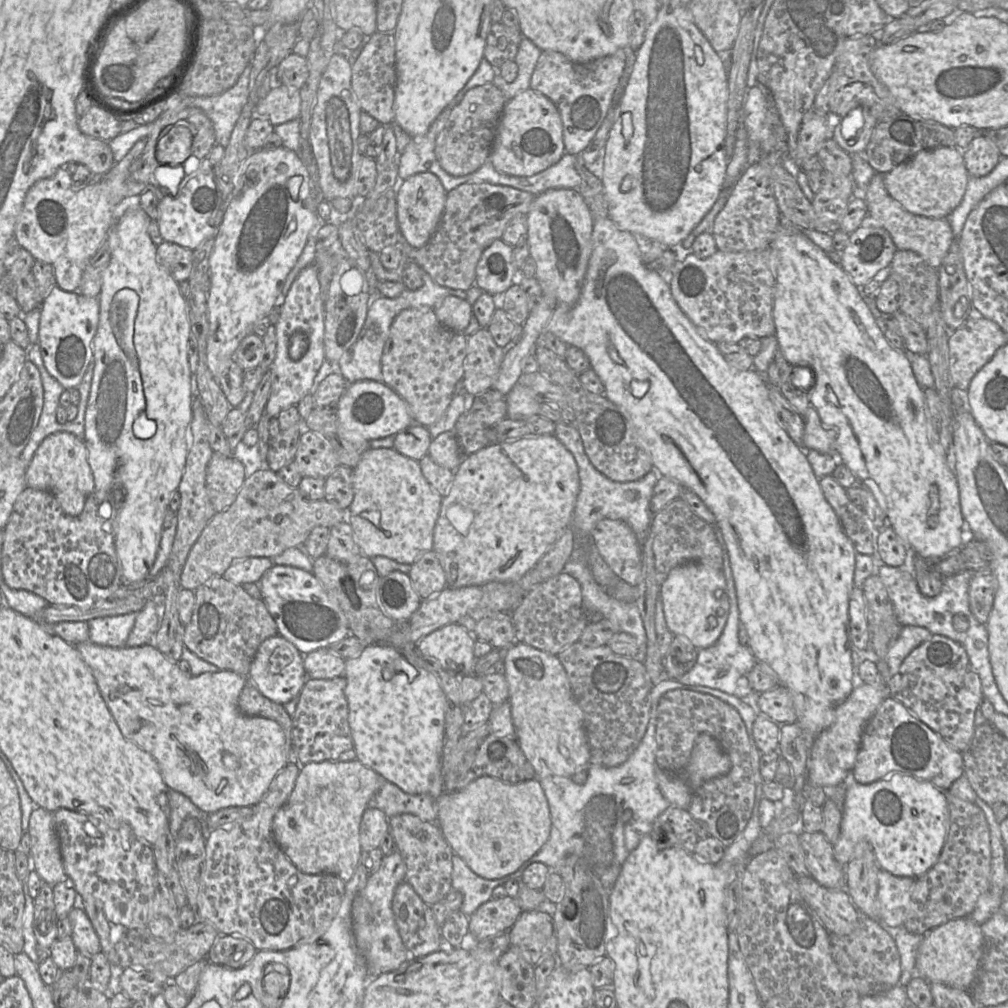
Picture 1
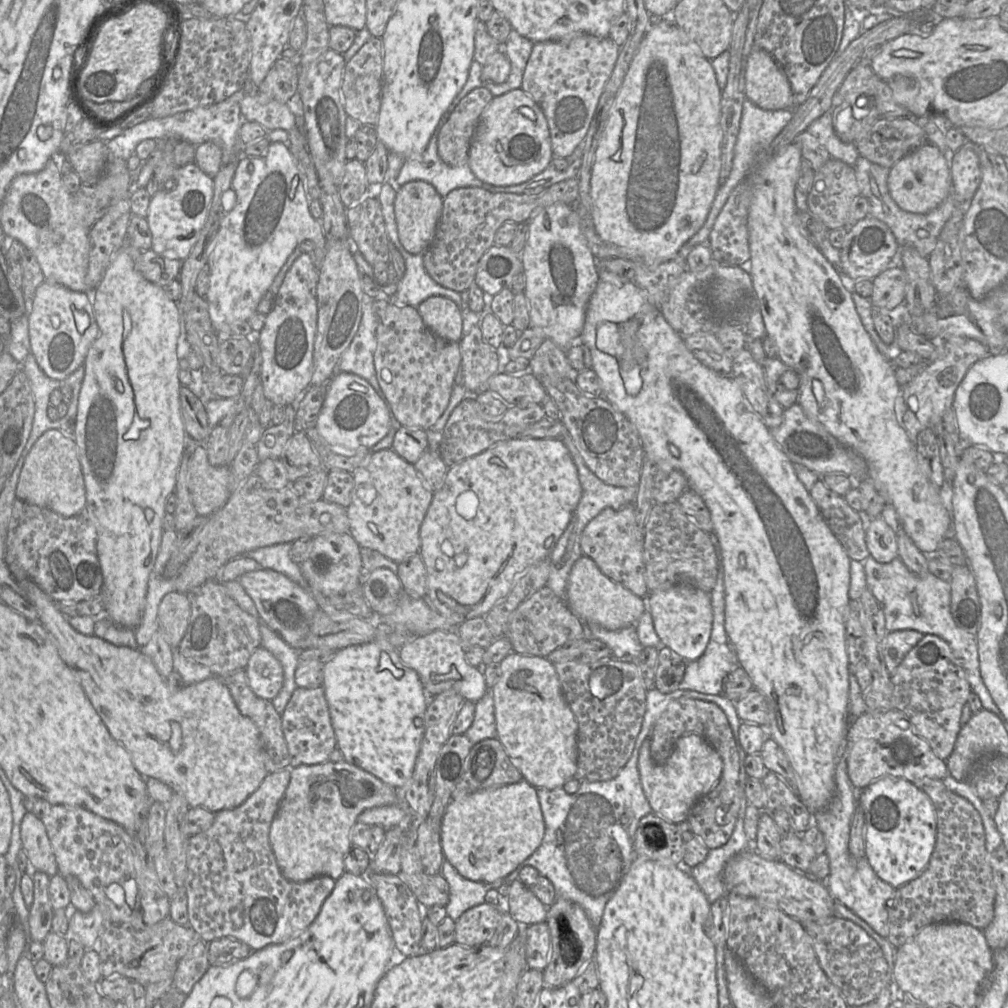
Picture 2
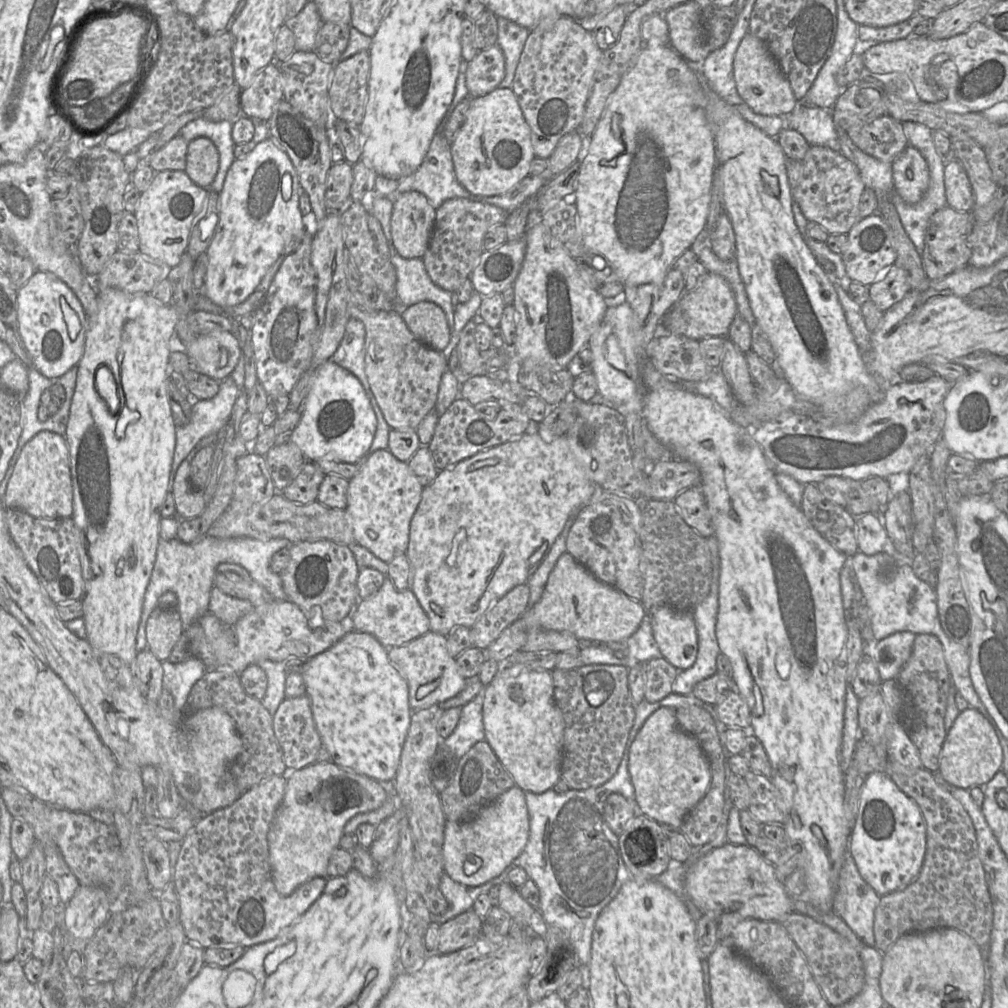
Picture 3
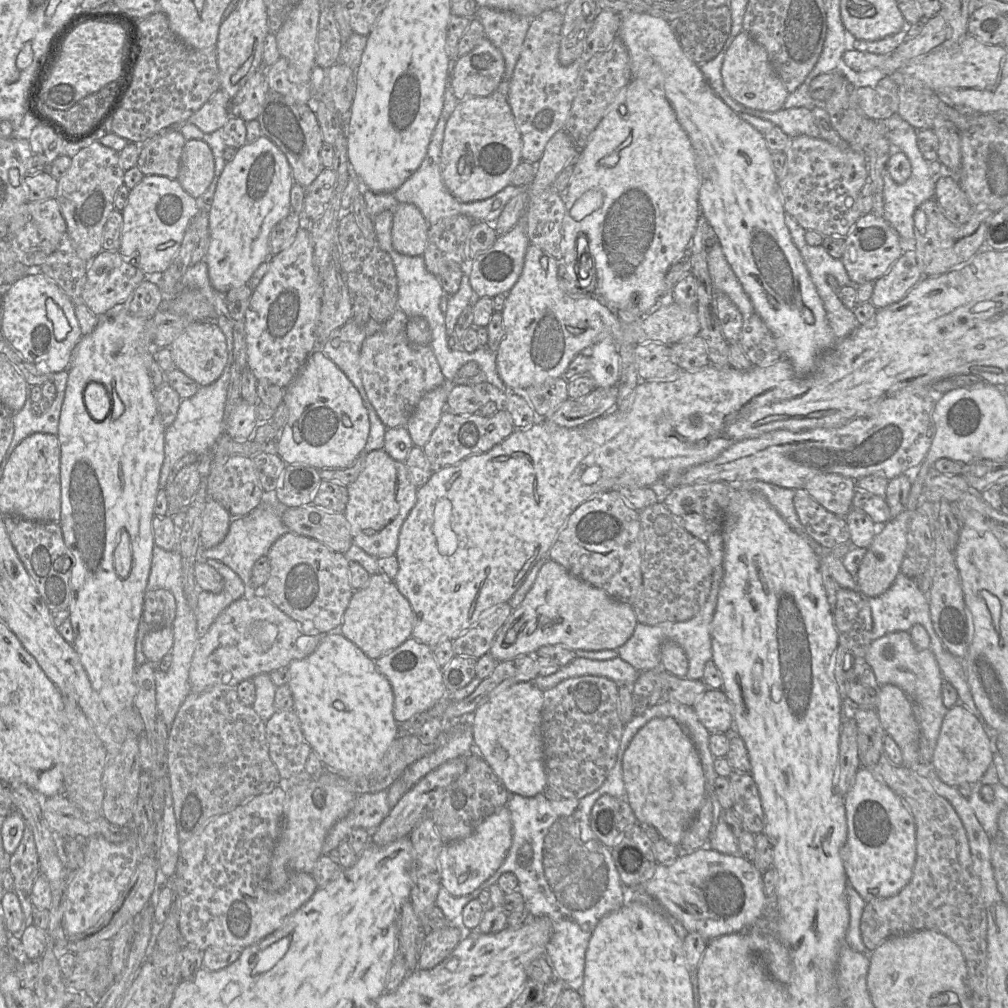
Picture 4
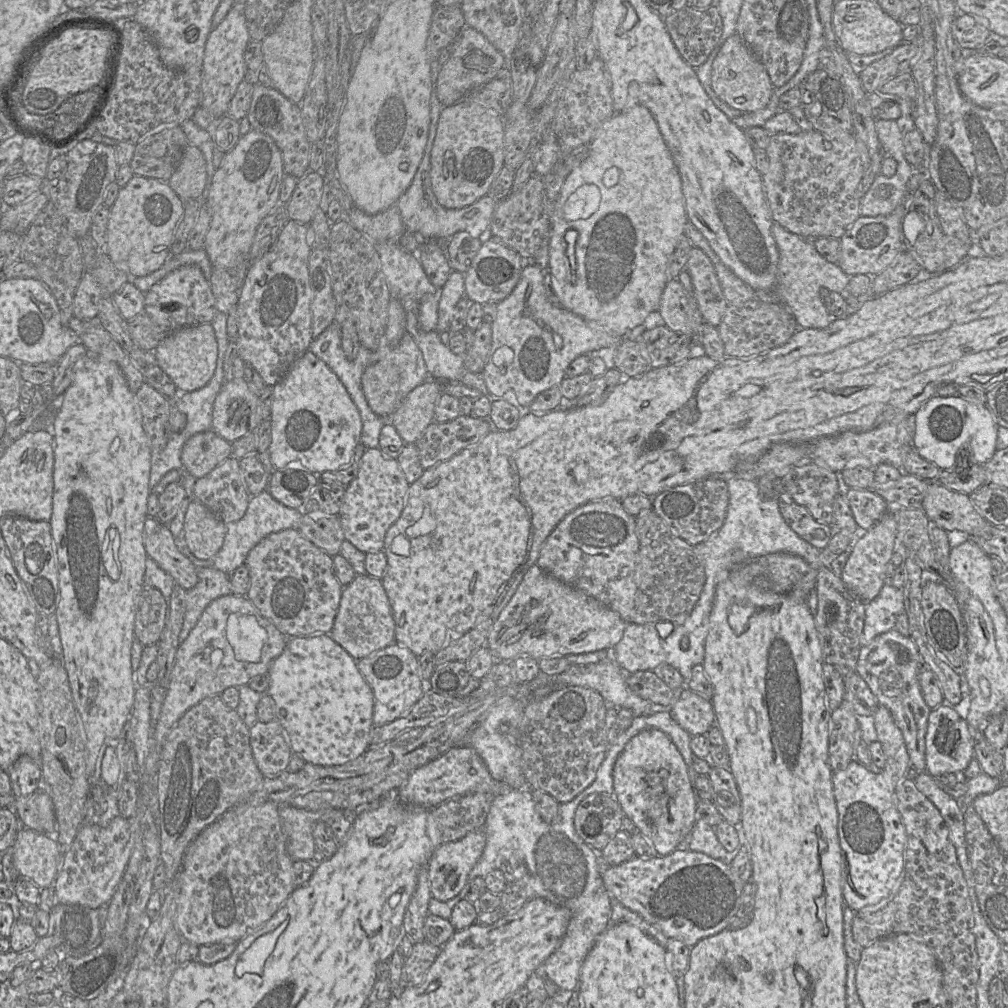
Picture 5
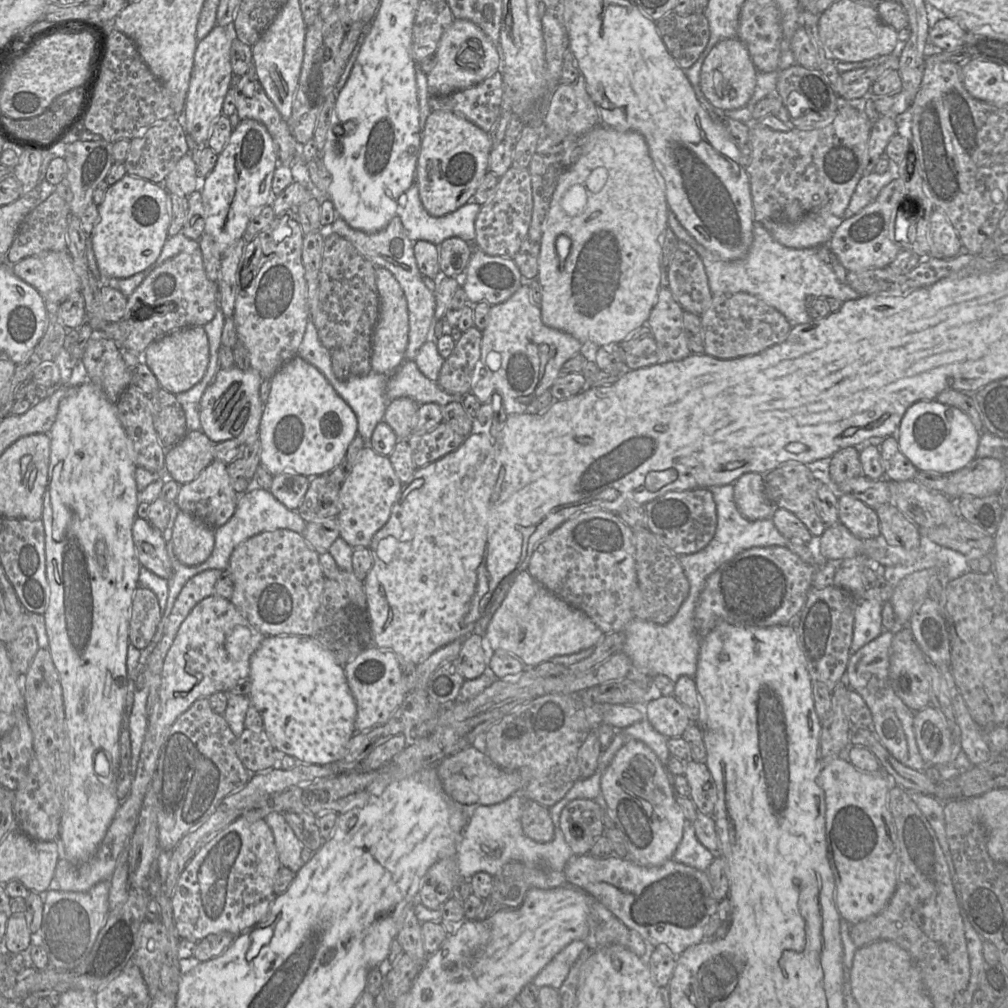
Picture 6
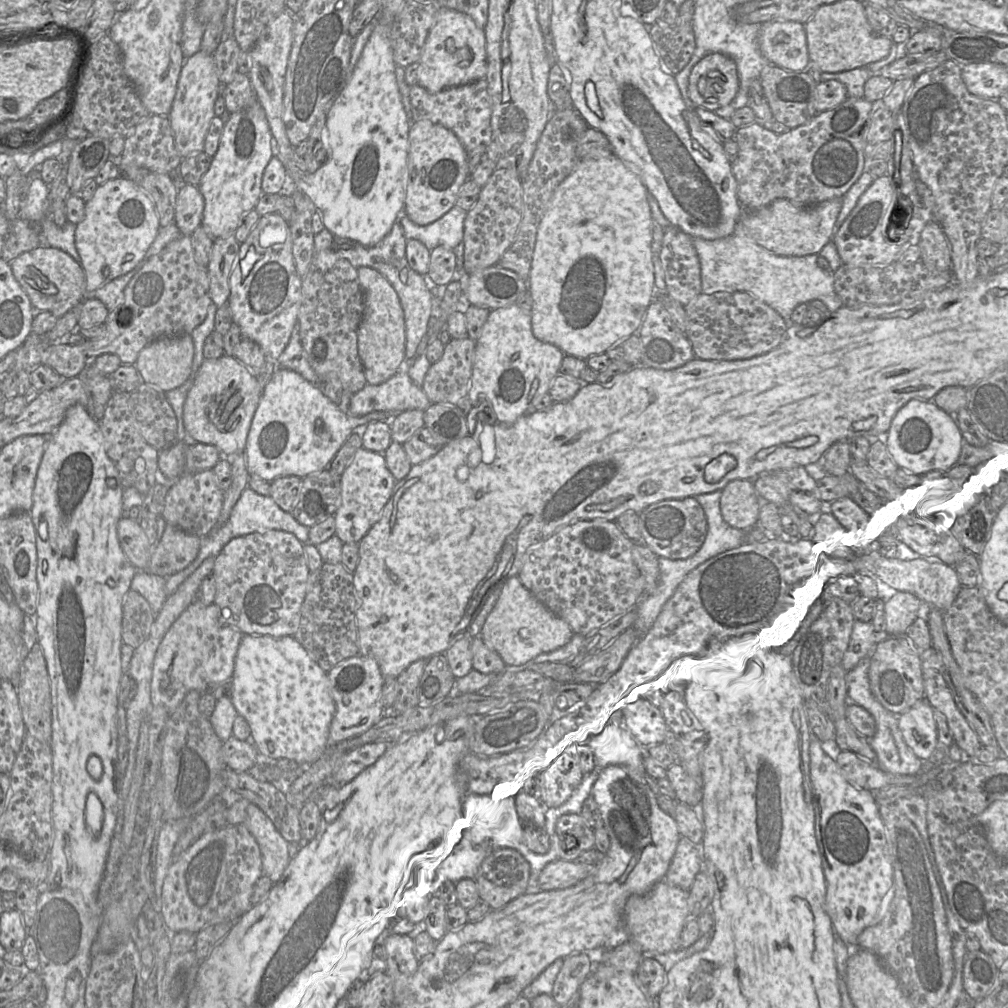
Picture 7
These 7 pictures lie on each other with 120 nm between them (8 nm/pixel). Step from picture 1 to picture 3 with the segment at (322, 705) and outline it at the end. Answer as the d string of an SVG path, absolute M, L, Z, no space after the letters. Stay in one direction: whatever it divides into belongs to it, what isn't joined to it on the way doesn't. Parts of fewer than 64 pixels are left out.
M307 695L297 698L285 698L282 701L273 715L273 730L288 769L299 770L316 762L318 752L323 744L316 728L310 699Z

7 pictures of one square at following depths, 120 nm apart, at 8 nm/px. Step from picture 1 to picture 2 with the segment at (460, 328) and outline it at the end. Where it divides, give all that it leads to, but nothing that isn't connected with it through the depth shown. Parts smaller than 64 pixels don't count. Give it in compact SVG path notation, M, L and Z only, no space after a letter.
M432 296L417 306L424 324L439 338L448 342L462 339L462 314L450 299Z

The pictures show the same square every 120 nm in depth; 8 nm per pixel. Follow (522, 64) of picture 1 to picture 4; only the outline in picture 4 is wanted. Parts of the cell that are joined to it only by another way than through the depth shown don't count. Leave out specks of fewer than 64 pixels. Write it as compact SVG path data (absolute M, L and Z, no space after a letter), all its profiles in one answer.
M479 7L475 17L483 25L486 38L502 53L504 78L510 80L529 29L530 18L513 11Z

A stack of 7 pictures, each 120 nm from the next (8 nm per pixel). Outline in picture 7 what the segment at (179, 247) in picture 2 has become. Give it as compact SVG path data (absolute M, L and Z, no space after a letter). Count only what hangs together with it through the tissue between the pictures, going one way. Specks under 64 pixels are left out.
M124 175L98 185L93 197L85 202L83 220L75 226L75 245L85 273L86 293L130 272L143 259L155 240L160 224L151 198Z

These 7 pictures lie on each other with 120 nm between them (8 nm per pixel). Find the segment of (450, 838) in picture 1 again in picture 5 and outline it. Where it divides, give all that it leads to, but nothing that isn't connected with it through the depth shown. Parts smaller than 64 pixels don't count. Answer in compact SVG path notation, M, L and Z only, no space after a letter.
M484 830L442 844L428 862L428 876L433 898L449 901L457 896L469 880L469 873L480 859L486 844Z

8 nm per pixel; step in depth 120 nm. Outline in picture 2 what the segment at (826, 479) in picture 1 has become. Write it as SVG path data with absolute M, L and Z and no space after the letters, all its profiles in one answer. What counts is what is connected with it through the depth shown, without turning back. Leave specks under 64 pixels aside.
M822 479L813 485L809 494L849 558L857 561L867 558L870 553L865 540L866 519L872 518L864 511L853 510L845 498L827 488Z

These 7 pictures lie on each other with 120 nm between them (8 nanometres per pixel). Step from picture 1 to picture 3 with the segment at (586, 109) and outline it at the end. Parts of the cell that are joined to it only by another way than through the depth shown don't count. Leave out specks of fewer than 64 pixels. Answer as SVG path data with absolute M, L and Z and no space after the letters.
M571 17L545 21L530 30L511 89L530 128L536 158L548 159L560 138L580 126L602 54L592 32Z

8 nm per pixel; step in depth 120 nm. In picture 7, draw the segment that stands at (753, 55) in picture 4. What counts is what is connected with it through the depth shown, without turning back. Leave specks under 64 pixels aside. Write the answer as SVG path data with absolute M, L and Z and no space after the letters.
M709 53L692 68L688 96L698 106L715 111L729 104L739 89L735 62L722 53Z

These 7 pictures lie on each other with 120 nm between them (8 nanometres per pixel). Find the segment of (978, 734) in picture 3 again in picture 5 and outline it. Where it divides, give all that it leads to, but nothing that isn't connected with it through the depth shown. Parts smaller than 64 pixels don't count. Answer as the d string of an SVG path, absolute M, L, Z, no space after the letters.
M940 705L931 709L925 736L926 771L932 777L963 773L974 758L974 734L966 720L955 711L954 706Z

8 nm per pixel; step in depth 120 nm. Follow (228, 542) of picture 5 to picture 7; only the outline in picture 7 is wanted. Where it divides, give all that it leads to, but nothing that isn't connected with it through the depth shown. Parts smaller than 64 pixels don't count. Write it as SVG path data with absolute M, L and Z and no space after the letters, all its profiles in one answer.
M247 487L233 506L227 521L217 526L216 529L212 530L205 537L202 537L201 548L196 559L202 559L201 565L206 558L217 556L233 538L254 532L283 530L294 534L300 542L306 543L309 542L309 529L307 526L299 523L292 513L282 510L271 496L263 496Z

